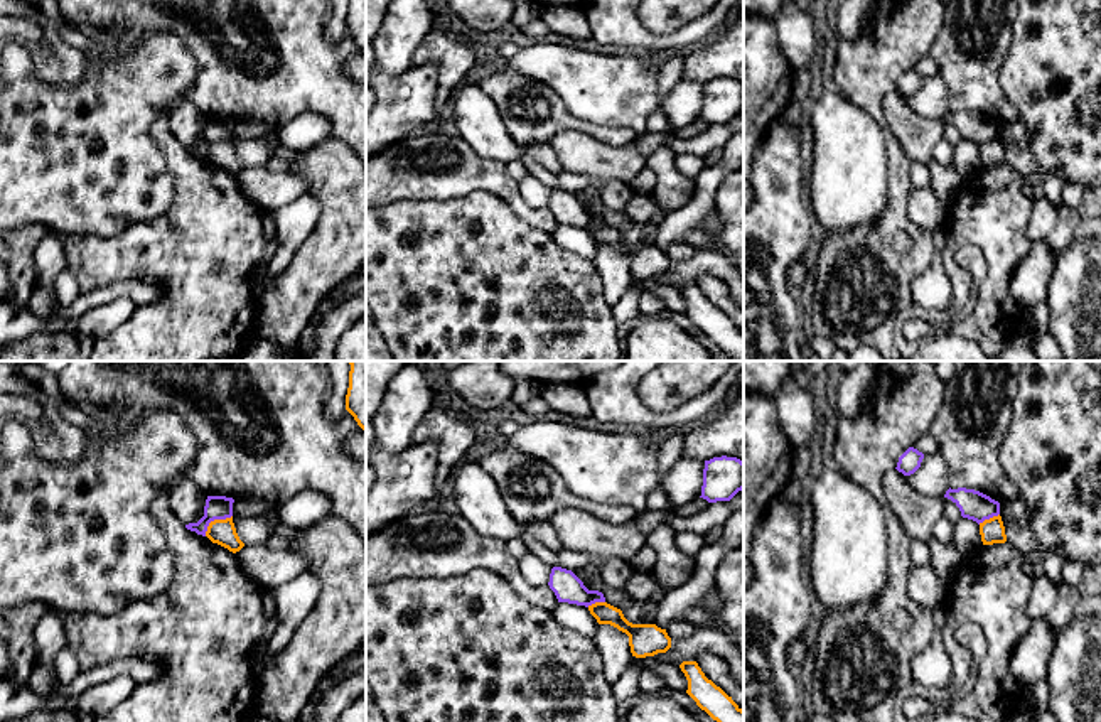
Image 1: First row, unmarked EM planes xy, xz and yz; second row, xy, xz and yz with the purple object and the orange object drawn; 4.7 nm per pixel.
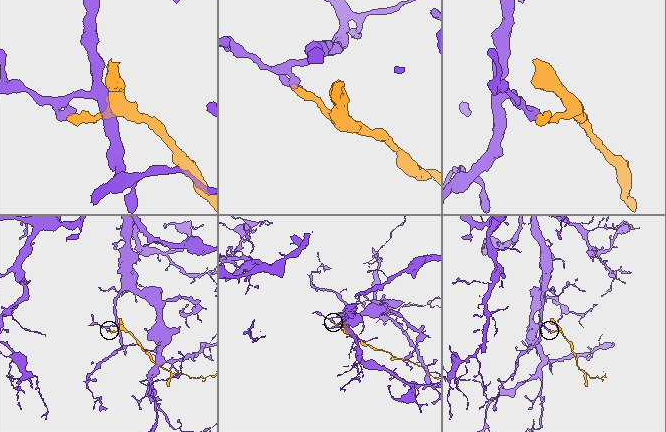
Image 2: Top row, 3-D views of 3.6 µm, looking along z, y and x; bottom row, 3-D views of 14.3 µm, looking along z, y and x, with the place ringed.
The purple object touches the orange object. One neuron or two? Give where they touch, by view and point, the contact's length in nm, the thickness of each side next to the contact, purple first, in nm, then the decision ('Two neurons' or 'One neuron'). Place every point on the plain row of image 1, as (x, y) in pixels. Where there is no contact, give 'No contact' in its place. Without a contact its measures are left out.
Touches purple at xy (214, 140). Shared border 170 nm. Thickness 110 nm (purple) against 120 nm. Two neurons

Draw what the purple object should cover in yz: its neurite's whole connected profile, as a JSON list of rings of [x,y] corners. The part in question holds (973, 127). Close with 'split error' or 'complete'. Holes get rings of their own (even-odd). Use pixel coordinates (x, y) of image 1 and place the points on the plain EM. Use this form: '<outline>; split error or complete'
[[[949,110],[944,120],[959,130],[963,140],[973,142],[978,147],[1000,137],[1000,125],[975,111]]]; complete

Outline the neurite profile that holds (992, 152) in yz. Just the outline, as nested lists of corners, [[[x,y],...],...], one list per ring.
[[[998,137],[980,145],[980,157],[983,167],[1005,165],[1007,157],[1002,138]]]

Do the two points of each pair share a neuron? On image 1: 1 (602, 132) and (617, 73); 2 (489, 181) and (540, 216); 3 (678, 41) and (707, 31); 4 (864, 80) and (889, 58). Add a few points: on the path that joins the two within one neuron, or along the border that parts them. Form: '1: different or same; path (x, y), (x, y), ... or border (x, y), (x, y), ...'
1: different; border (567, 110), (587, 122), (626, 125), (638, 134)
2: same; path (501, 186), (528, 213)
3: same; path (685, 39), (700, 31)
4: same; path (870, 73), (882, 61)

